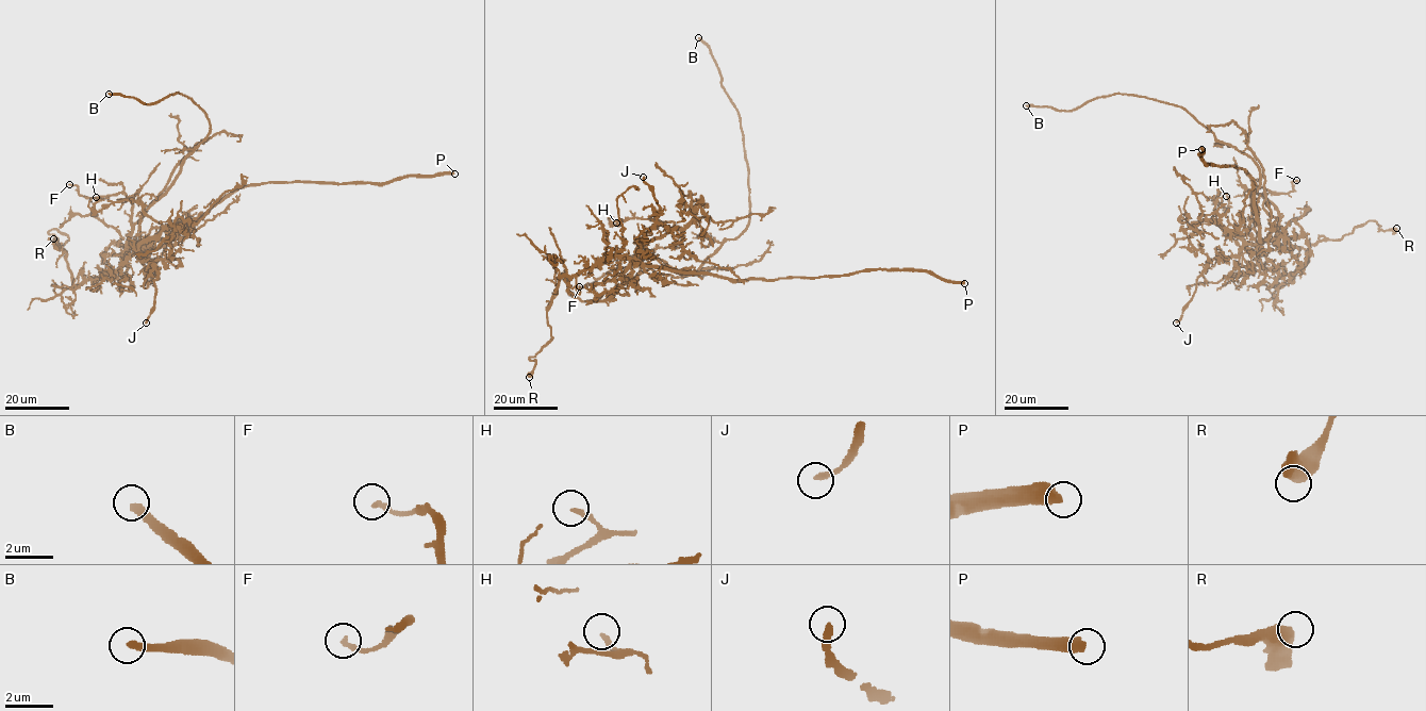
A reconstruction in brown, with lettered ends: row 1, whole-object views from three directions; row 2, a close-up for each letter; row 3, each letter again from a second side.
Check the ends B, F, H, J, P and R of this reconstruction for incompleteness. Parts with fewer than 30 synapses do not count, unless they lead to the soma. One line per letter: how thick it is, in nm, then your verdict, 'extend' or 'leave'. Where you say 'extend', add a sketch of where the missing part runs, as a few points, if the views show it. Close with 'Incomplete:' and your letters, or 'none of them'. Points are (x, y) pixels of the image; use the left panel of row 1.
B: 320 nm thick; extend
F: 200 nm thick; leave
H: 160 nm thick; leave
J: 240 nm thick; extend; missing branch runs (146, 323), (151, 331), (136, 365)
P: 480 nm thick; extend
R: 600 nm thick; leave
Incomplete: B, J, P

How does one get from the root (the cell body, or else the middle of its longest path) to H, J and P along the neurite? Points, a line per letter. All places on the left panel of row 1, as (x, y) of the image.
H: (139, 221), (138, 249), (155, 240), (161, 225), (130, 200), (96, 211), (96, 197)
J: (139, 221), (137, 253), (141, 260), (152, 262), (158, 275), (153, 281), (153, 310), (146, 323)
P: (139, 221), (141, 242), (162, 247), (246, 186), (390, 183), (409, 177), (454, 174)

